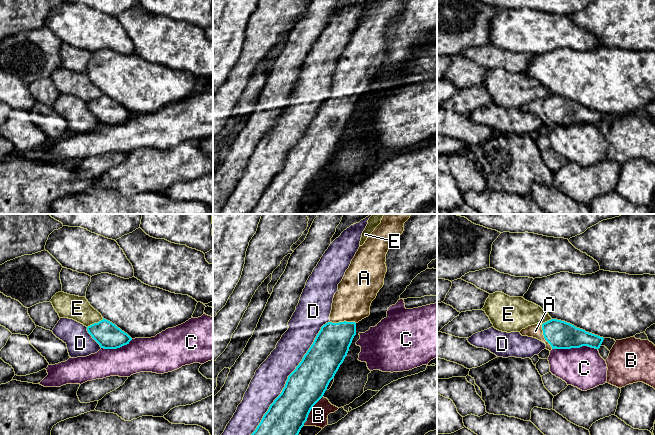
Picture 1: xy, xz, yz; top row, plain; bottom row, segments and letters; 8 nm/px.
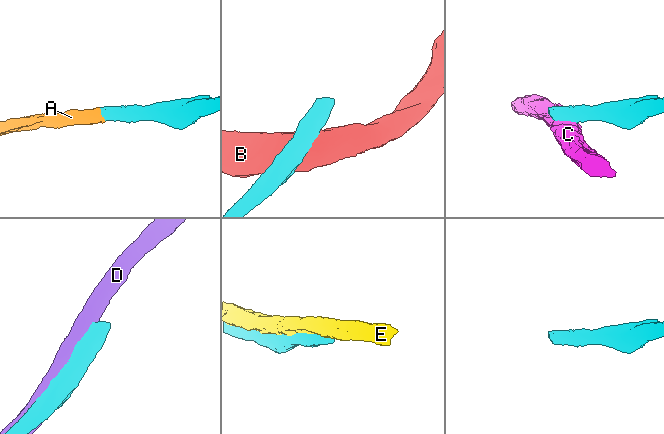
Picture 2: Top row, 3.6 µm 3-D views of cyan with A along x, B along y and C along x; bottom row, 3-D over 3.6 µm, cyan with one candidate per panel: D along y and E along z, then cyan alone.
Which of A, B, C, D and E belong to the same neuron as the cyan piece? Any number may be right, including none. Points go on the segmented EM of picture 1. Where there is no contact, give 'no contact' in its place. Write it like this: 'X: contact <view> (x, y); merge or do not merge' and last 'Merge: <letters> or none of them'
A: contact xz (343, 322); merge
B: contact xz (310, 410); do not merge
C: contact yz (574, 347); do not merge
D: contact xz (288, 377); do not merge
E: contact xy (95, 323); do not merge
Merge: A

